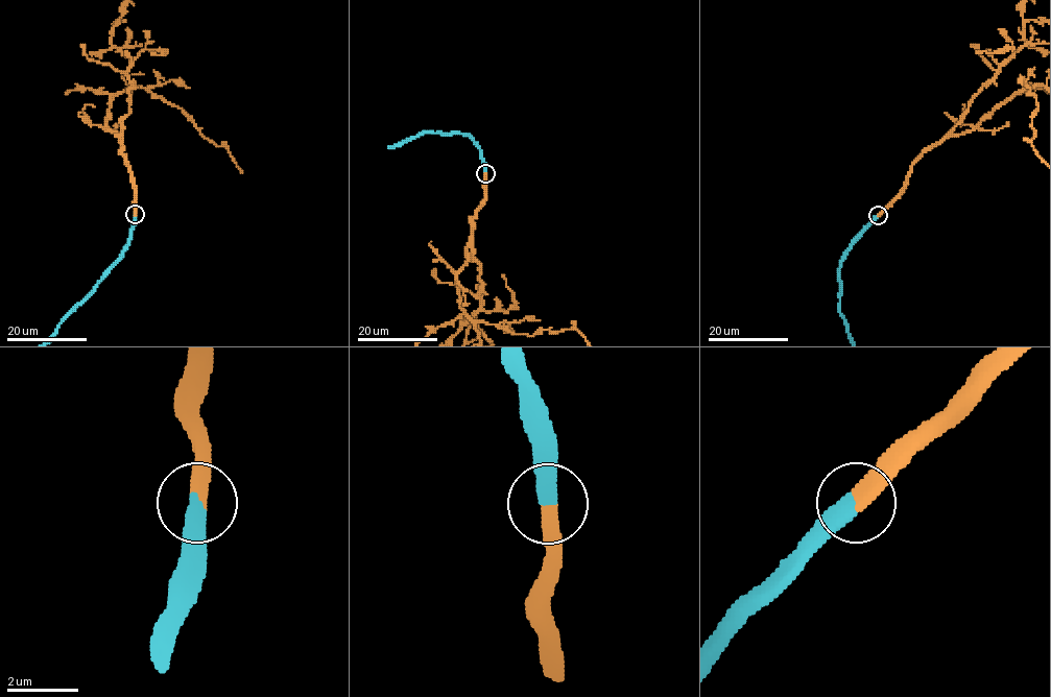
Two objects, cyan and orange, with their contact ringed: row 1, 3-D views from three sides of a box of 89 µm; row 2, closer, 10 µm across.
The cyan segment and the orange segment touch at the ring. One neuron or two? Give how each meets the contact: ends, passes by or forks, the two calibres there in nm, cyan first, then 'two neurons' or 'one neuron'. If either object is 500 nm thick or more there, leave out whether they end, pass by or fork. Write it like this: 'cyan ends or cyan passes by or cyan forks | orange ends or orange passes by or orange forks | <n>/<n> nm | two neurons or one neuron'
cyan ends | orange ends | 460/460 nm | one neuron

